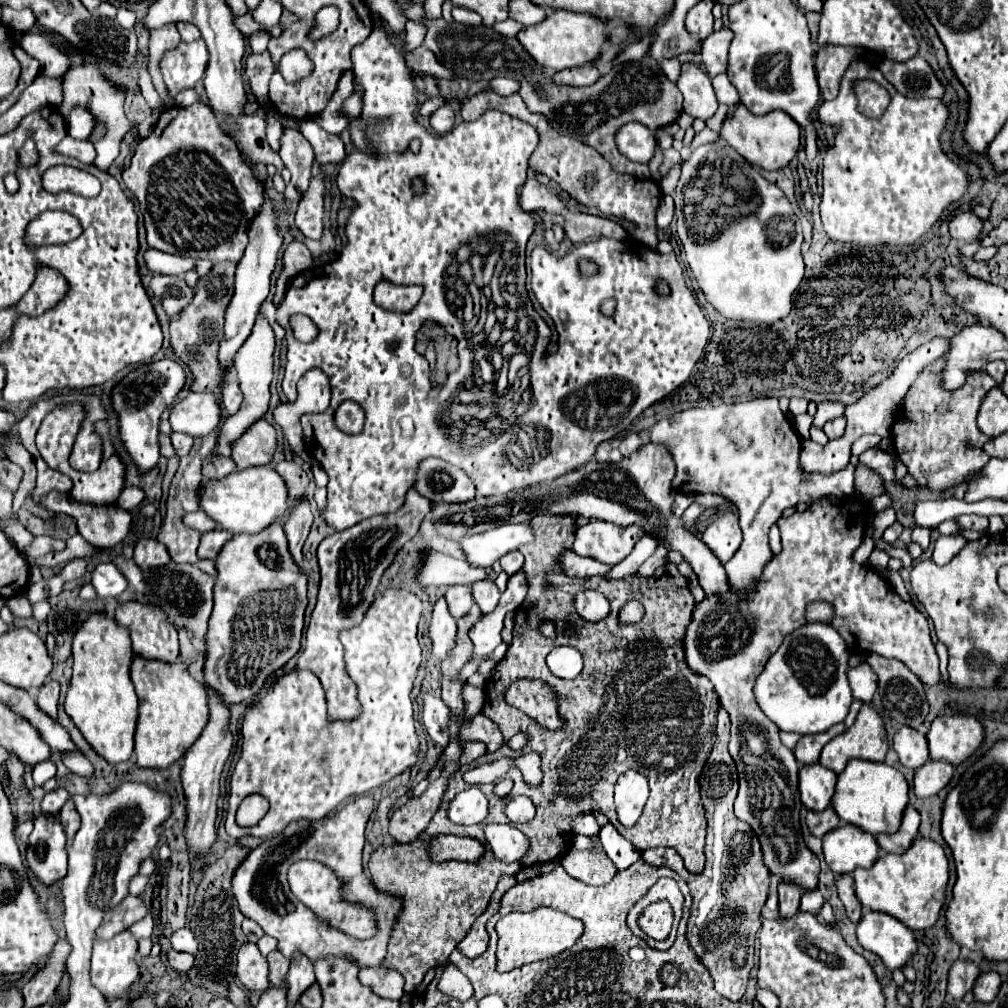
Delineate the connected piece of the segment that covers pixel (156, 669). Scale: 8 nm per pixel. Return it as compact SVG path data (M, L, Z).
M140 655L132 659L132 683L138 693L138 725L136 725L136 759L140 767L164 769L178 761L190 745L200 737L208 723L208 691L196 681L182 661L164 663L150 661Z

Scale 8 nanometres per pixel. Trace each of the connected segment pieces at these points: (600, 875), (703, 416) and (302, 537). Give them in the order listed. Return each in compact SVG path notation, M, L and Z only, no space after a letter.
M598 835L590 839L592 839L592 849L584 849L584 851L570 849L566 857L562 859L562 867L568 875L576 877L582 883L596 885L596 887L606 885L614 879L618 869L612 863L612 859L608 859L606 851L602 849Z
M768 397L768 399L752 399L752 403L734 403L734 405L720 405L720 407L710 407L710 409L688 409L682 413L676 413L668 419L662 419L654 427L640 431L640 433L628 433L622 443L620 451L624 457L636 453L642 445L654 443L654 445L664 445L670 453L670 457L676 463L676 475L672 479L672 489L678 493L716 493L722 495L730 501L736 503L739 511L739 525L742 529L742 545L740 551L724 565L728 583L732 589L738 593L754 591L756 583L762 575L764 563L768 563L774 555L768 547L768 531L770 527L782 517L782 511L790 505L796 505L800 501L818 501L824 495L838 495L842 501L854 499L854 465L844 467L838 471L838 475L832 477L822 477L814 475L812 479L800 479L798 471L798 455L800 455L800 437L794 431L790 419L778 409L778 401Z
M306 501L296 505L294 511L288 515L288 519L284 521L288 547L290 547L290 553L292 553L292 559L296 565L302 565L302 545L308 537L310 525L312 525L312 511Z

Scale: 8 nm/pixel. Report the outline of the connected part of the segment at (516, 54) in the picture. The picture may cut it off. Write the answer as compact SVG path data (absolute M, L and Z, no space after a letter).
M438 19L436 23L428 23L426 47L446 69L450 69L460 79L488 81L496 77L508 77L520 81L518 95L522 95L532 113L546 115L548 121L556 121L552 123L556 131L576 137L578 141L596 149L614 171L630 173L640 179L650 177L648 165L624 159L624 155L620 155L616 149L614 133L618 127L630 121L642 121L648 129L658 129L662 125L674 123L682 113L682 99L676 83L664 75L660 63L652 57L620 63L590 87L558 87L544 79L542 67L520 47L516 37L504 37L486 25L450 25L444 19Z

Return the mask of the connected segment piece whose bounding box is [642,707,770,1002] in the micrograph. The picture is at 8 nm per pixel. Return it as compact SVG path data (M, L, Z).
M724 707L718 709L718 737L714 749L704 765L700 777L702 805L708 819L706 835L706 867L700 875L687 871L682 858L674 849L656 847L642 853L642 859L654 867L670 867L683 879L686 879L692 895L692 909L688 917L688 943L696 957L704 963L714 979L714 989L730 999L740 1001L754 959L754 939L762 927L760 911L768 897L770 875L762 863L762 851L756 833L744 821L734 815L734 799L738 793L738 773L734 761L728 753L730 741L730 723Z

